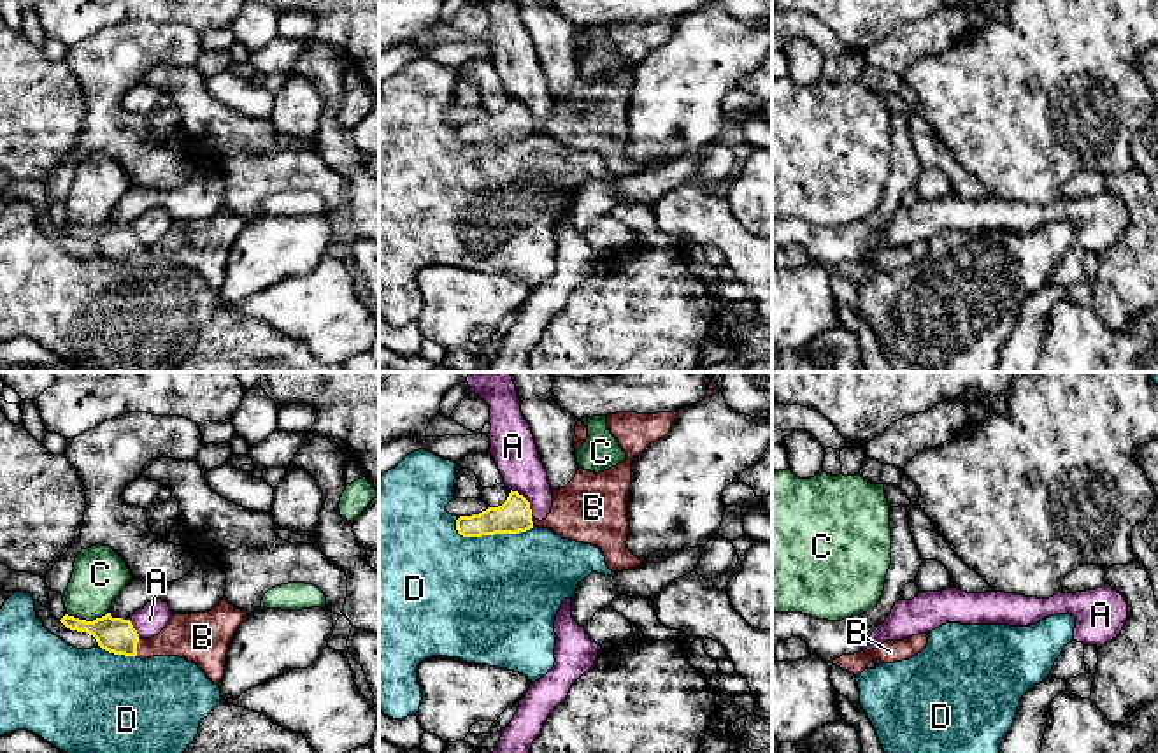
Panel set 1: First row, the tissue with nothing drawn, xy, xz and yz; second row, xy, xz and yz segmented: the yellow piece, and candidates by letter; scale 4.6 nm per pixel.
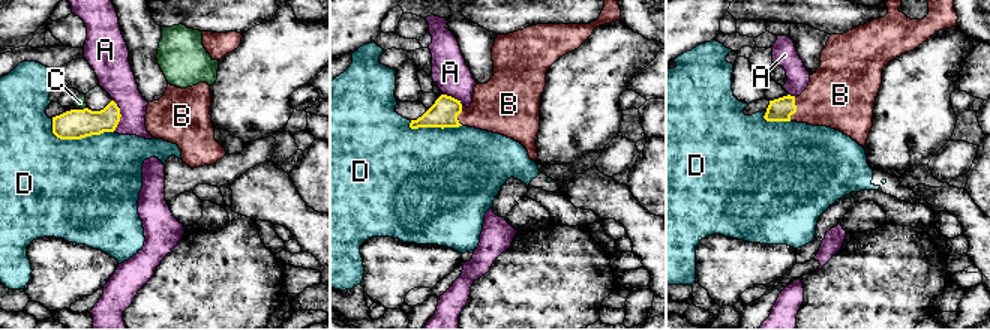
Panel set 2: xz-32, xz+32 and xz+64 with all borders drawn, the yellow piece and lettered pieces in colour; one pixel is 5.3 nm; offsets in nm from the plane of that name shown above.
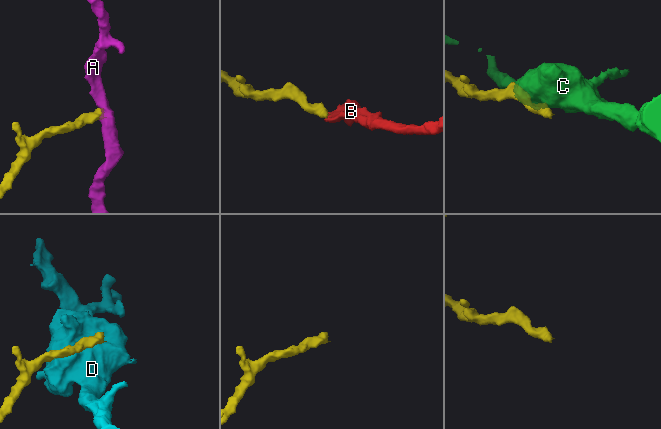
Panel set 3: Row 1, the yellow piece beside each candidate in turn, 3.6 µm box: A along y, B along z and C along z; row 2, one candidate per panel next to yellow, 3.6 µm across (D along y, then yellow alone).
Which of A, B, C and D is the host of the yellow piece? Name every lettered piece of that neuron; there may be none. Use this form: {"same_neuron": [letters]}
{"same_neuron": ["B"]}

